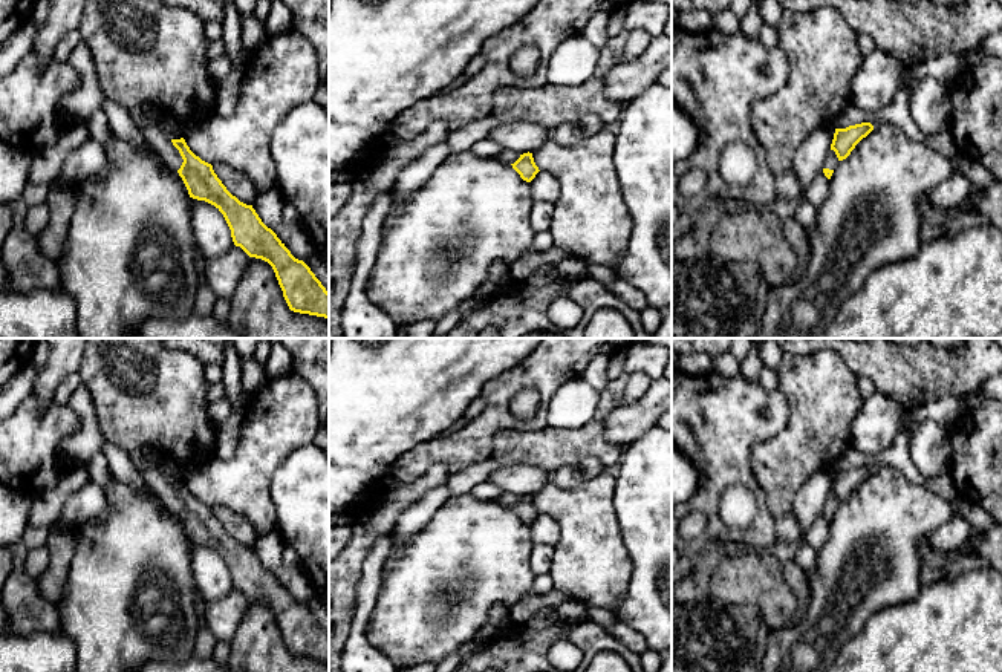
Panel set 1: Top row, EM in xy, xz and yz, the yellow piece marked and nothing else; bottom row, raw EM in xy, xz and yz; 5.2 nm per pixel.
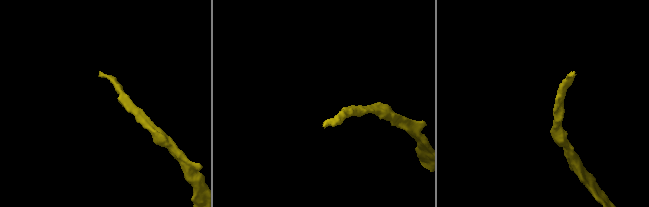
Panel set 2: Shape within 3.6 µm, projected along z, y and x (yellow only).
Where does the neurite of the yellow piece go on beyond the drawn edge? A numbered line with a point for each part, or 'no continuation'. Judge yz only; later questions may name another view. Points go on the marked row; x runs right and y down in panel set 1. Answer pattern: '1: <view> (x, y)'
1: yz (832, 161)

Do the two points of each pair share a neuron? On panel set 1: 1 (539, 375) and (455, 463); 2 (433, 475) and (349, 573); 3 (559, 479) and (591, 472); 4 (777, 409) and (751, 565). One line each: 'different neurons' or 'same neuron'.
1: same neuron
2: same neuron
3: same neuron
4: different neurons

